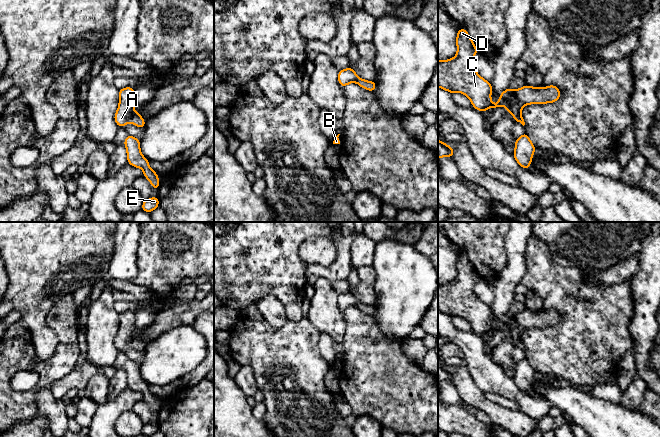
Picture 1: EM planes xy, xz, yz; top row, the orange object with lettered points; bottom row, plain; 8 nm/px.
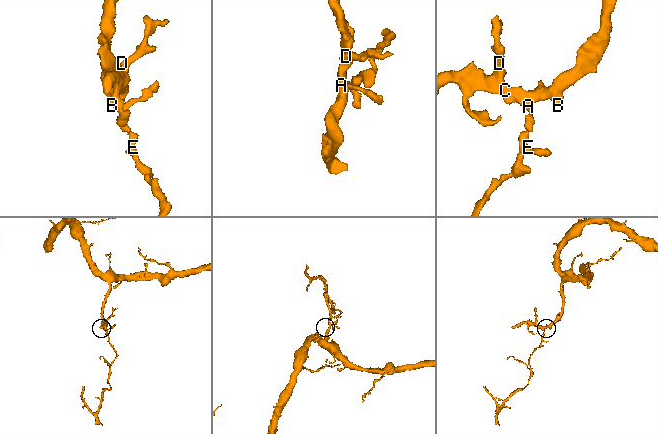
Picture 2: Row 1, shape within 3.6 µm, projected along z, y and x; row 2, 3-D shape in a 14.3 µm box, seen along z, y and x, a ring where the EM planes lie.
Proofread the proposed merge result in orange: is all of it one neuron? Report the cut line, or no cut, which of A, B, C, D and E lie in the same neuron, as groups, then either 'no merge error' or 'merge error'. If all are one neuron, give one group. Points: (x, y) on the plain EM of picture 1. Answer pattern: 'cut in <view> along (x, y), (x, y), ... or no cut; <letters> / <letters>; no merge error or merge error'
cut in xy along (134, 337), (130, 345); A B C D / E; merge error

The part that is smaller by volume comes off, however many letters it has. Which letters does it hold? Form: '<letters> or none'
E

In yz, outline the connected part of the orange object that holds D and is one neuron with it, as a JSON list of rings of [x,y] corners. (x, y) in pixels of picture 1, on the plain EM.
[[[458,253],[456,268],[458,274],[454,282],[445,285],[438,284],[438,311],[452,318],[460,316],[466,319],[470,323],[472,330],[478,335],[484,337],[489,331],[496,333],[501,330],[506,330],[506,336],[511,337],[514,344],[518,346],[521,340],[521,334],[524,330],[528,328],[545,328],[558,325],[561,315],[555,309],[549,309],[545,312],[525,309],[516,314],[512,314],[510,311],[508,311],[500,318],[499,326],[497,328],[493,328],[491,326],[491,307],[483,303],[473,291],[473,283],[475,278],[478,276],[478,273],[476,272],[472,263],[469,261],[466,253]]]

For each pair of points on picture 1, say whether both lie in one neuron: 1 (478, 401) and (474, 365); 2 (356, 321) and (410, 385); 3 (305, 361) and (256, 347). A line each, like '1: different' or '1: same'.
1: different
2: same
3: same

